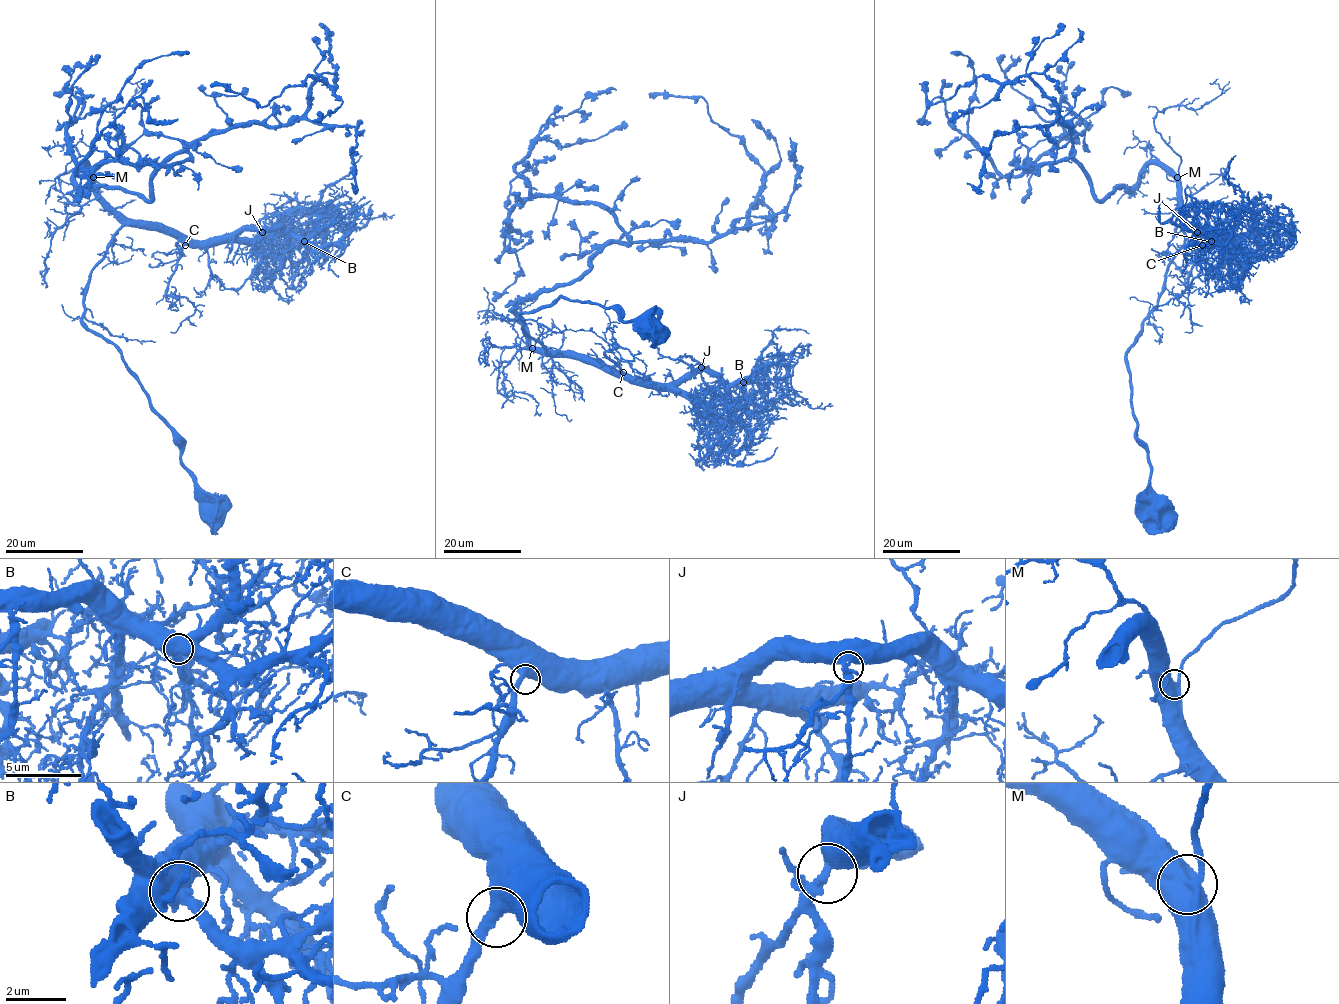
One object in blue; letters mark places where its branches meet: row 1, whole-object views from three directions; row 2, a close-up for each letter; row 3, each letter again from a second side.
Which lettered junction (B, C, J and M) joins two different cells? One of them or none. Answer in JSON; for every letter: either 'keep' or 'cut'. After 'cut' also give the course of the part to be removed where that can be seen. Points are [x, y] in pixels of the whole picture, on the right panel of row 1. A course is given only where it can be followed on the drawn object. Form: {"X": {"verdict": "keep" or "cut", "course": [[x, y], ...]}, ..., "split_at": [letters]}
{"B": {"verdict": "keep"}, "C": {"verdict": "keep"}, "J": {"verdict": "keep"}, "M": {"verdict": "keep"}, "split_at": []}

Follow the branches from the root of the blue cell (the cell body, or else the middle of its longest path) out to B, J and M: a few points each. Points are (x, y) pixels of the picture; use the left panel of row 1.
B: (208, 514), (173, 427), (122, 353), (83, 321), (90, 272), (125, 226), (193, 240), (285, 229), (304, 241)
J: (208, 514), (173, 427), (122, 353), (83, 321), (84, 294), (125, 226), (193, 240), (262, 232)
M: (208, 514), (173, 427), (122, 353), (83, 321), (90, 272), (122, 224), (93, 177)

